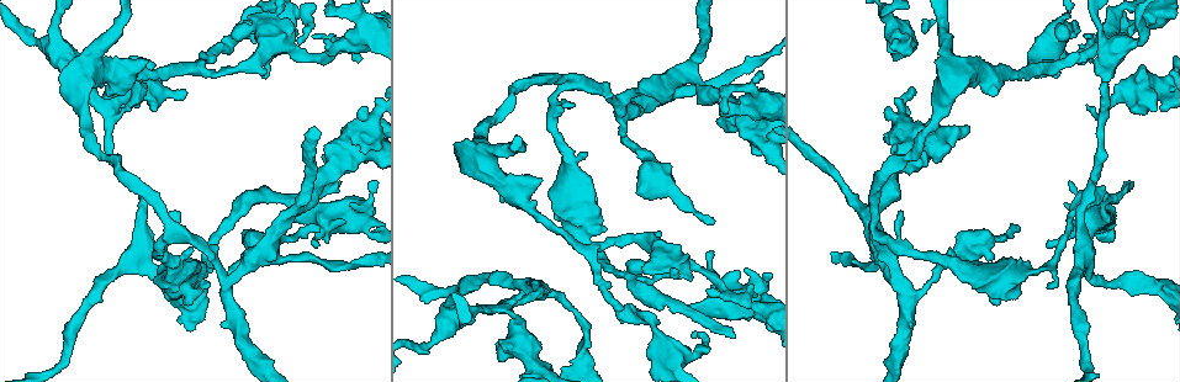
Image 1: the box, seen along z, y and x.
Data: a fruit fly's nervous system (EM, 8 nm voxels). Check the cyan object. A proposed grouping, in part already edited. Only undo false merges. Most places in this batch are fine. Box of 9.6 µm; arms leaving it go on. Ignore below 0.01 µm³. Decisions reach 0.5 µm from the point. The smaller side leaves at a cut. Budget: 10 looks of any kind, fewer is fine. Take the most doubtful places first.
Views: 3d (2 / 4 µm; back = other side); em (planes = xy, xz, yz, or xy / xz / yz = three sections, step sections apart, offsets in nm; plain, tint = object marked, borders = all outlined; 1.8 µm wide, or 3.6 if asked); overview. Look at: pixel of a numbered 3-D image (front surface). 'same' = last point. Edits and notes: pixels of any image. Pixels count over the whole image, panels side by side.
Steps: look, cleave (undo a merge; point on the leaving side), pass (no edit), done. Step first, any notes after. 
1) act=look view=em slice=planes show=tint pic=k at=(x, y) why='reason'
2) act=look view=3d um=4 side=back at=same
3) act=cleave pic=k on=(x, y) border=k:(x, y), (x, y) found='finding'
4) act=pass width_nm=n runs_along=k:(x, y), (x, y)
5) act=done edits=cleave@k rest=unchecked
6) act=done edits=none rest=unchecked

act=look view=em slice=planes show=tint pic=1 at=(732, 104) why='sudden change in width'

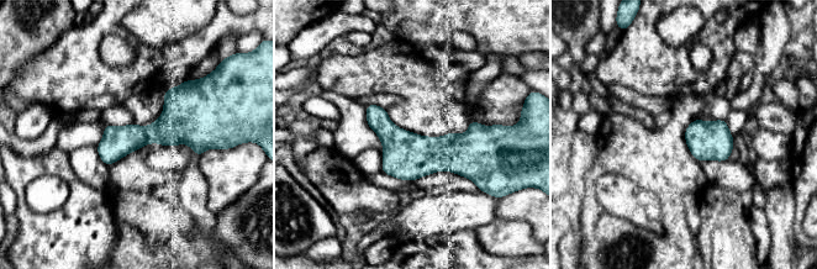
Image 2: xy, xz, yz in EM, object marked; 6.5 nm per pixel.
act=pass found='all the same neuron'

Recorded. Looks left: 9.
act=look view=3d um=4 pic=1 at=(1085, 47) why='arms part here'

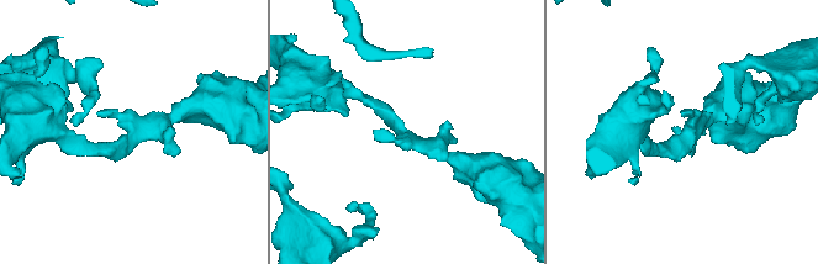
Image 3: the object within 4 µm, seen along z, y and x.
act=look view=em slice=planes show=tint pic=3 at=(412, 139) why='now the EM'

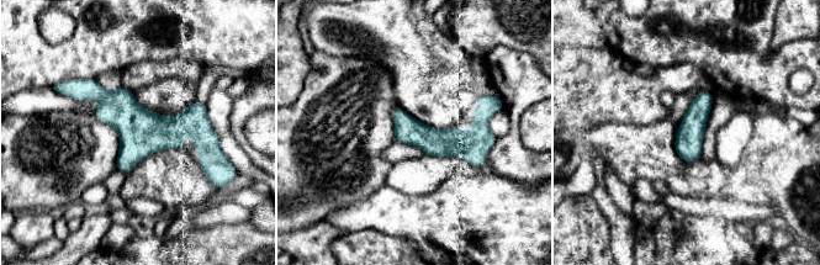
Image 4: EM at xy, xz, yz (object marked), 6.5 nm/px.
act=pass runs_along=4:(75, 95), (212, 139) found='continuous, no second neuron'

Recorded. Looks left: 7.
act=look view=3d um=2 pic=1 at=(113, 112) why='arms part here'

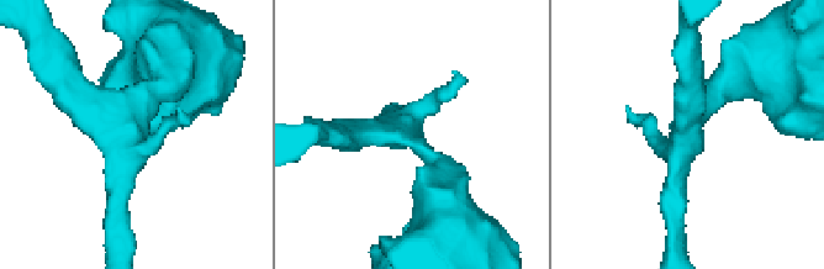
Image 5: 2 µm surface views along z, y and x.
act=look view=em slice=planes show=tint pic=5 at=(131, 126) why='need the tissue'

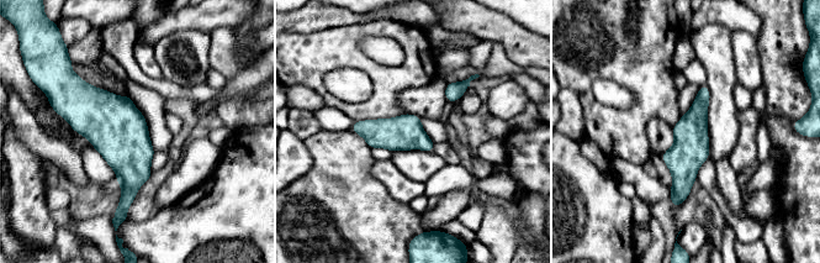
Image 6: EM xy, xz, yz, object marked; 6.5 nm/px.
act=pass width_nm=240 runs_along=6:(704, 89), (675, 203) found='all the same neuron'

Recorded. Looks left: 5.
act=look view=em slice=planes show=tint pic=1 at=(681, 306) why='a fork'

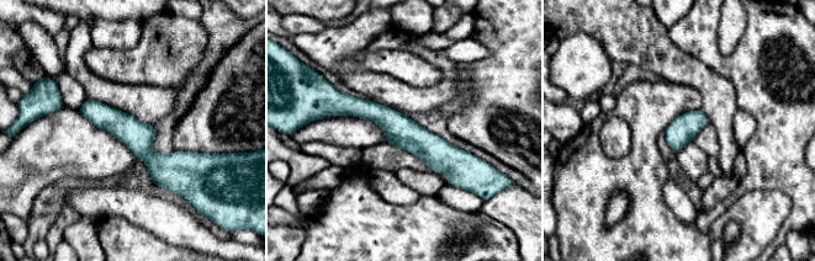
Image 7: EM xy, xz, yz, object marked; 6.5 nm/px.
act=pass runs_along=7:(335, 106), (472, 160) found='one neuron here'

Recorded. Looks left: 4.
act=done edits=none rest=unchecked

